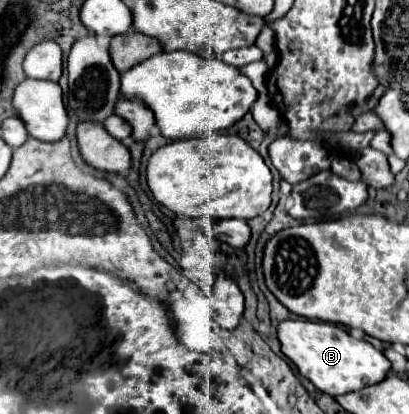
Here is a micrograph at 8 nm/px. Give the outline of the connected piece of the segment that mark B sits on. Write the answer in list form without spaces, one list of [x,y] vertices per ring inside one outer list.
[[[283,320],[277,326],[277,338],[281,352],[299,368],[299,372],[309,378],[321,392],[327,392],[331,396],[377,384],[391,372],[391,362],[379,350],[375,350],[365,340],[349,336],[343,328],[331,322]]]

